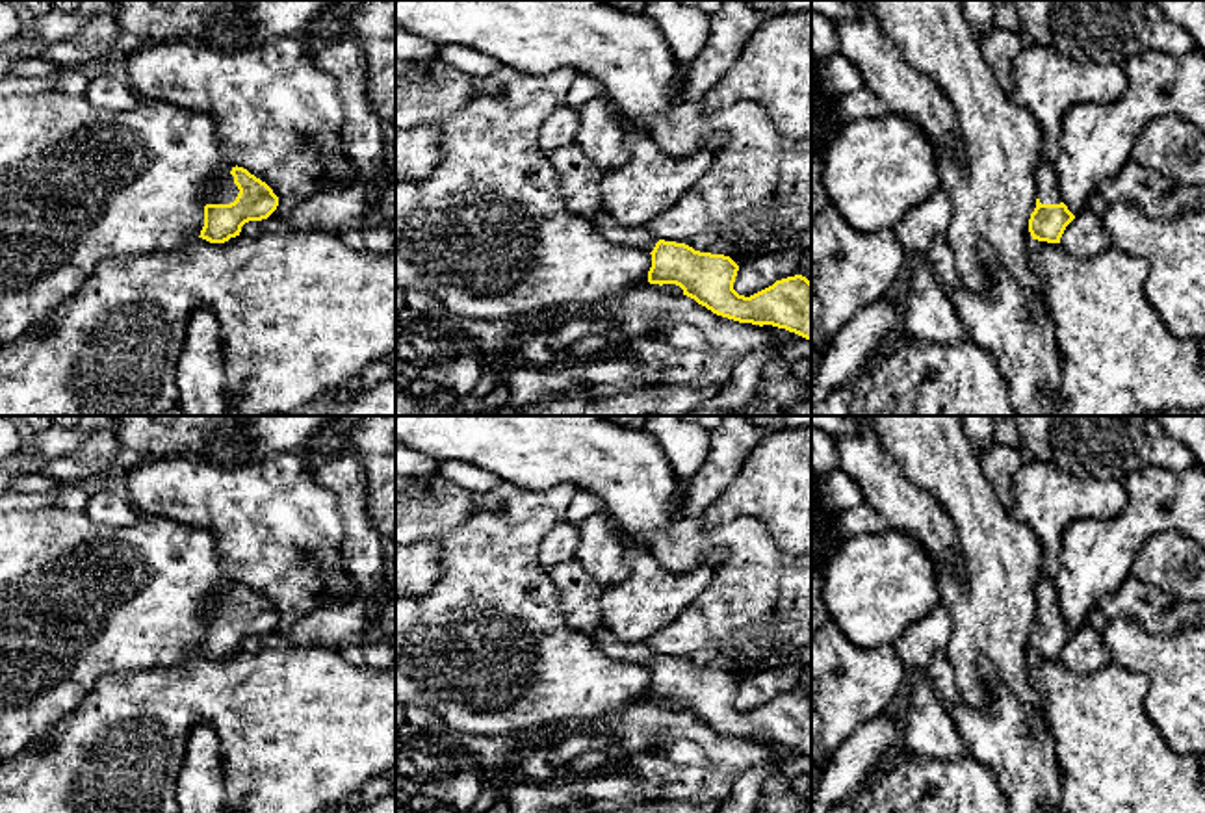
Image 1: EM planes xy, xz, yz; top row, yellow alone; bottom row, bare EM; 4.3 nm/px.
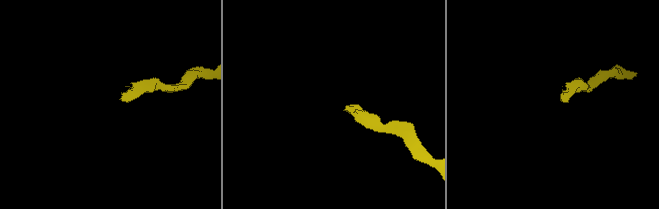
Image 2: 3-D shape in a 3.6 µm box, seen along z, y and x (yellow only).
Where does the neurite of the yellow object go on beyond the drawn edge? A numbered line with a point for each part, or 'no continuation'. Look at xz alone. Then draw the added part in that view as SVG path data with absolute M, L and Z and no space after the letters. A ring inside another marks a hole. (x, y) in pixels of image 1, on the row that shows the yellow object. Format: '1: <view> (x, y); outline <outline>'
1: xz (635, 236); outline M603 208L596 212L592 223L609 243L618 247L637 247L652 252L659 241L646 226L620 226Z

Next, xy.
1: xy (223, 190); outline M221 174L212 186L206 186L202 189L201 199L206 204L230 204L236 200L240 189L234 184L234 176L228 174Z

